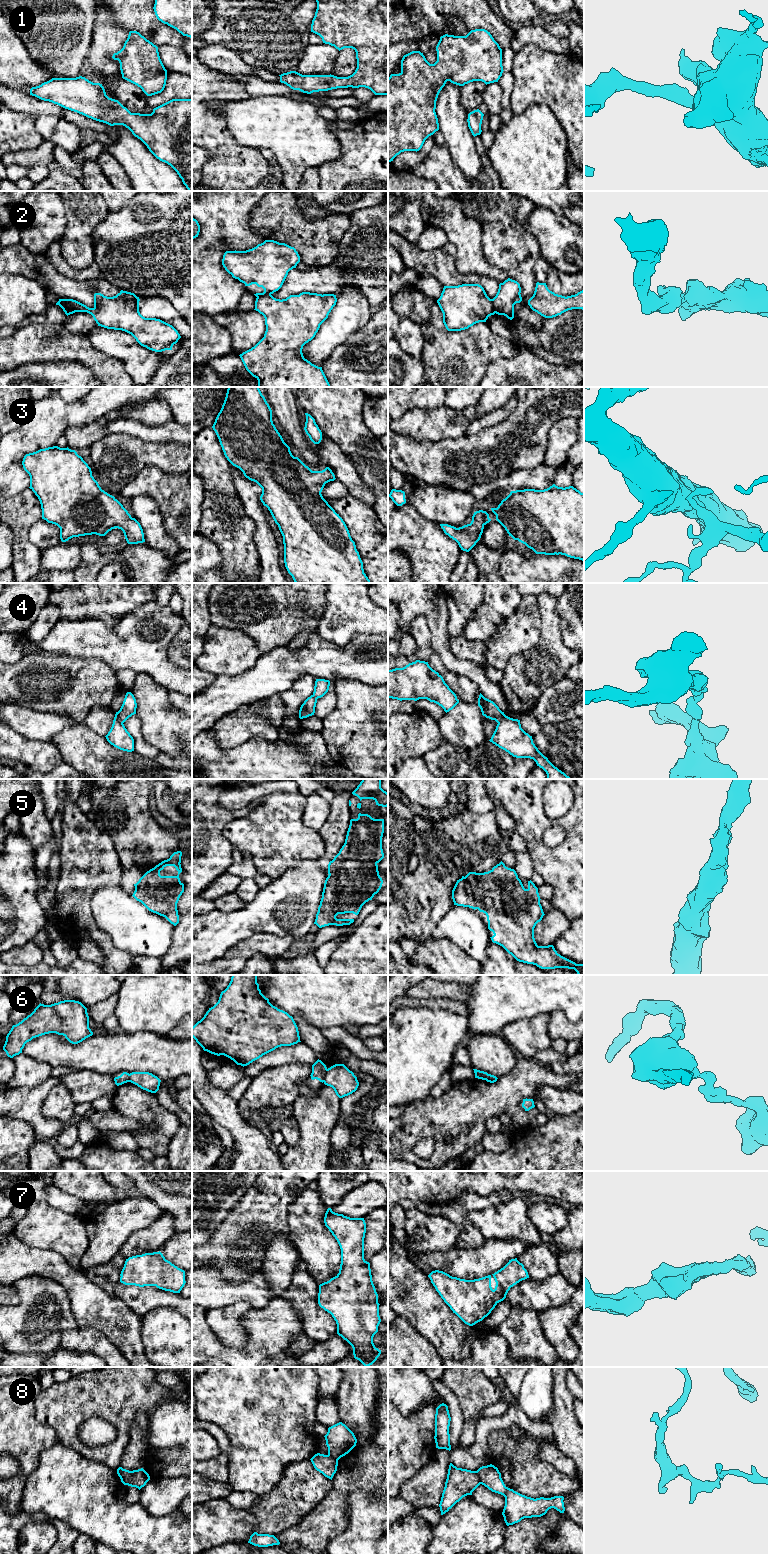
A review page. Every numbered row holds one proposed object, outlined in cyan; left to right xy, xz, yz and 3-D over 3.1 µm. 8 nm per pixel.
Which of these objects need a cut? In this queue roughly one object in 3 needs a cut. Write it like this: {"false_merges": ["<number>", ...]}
{"false_merges": ["2", "4", "6", "8"]}

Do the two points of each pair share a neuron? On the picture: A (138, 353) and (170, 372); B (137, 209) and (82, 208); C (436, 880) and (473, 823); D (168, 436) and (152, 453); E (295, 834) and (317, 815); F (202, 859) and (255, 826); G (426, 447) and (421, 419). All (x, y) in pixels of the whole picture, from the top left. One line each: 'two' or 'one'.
A: two
B: two
C: one
D: two
E: two
F: two
G: two

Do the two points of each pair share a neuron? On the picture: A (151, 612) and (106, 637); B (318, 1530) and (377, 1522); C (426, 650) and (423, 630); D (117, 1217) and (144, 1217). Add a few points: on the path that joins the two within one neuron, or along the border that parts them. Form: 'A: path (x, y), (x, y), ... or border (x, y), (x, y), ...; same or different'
A: path (140, 623), (126, 637), (117, 637); same
B: border (347, 1502), (347, 1526), (329, 1541); different
C: path (423, 645), (423, 635); same
D: path (124, 1217), (137, 1217); same

